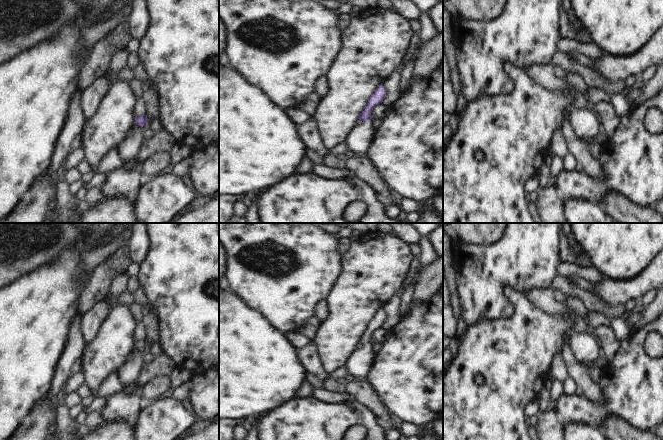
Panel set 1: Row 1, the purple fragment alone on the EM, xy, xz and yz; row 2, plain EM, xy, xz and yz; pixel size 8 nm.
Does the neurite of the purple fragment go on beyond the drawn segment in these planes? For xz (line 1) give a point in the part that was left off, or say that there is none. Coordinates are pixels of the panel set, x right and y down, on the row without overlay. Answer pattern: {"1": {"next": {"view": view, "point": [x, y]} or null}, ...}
{"1": {"next": {"view": "xz", "point": [358, 364]}}}

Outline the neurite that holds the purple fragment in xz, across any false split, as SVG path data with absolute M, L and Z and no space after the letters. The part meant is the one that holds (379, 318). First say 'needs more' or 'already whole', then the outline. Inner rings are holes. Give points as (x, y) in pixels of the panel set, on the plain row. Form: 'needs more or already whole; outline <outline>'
needs more; outline M380 308L365 328L358 340L358 343L363 346L360 349L355 349L343 365L349 375L358 378L367 377L375 357L375 354L371 351L371 334L374 330L383 326L386 317L386 313Z

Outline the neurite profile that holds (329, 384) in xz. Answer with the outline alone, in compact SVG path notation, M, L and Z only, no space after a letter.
M328 377L322 381L323 389L332 393L345 393L345 386L338 384L332 378Z

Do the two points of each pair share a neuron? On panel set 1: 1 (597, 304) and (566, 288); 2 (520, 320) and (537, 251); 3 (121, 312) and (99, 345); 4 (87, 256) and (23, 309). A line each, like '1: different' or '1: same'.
1: same
2: different
3: same
4: different

